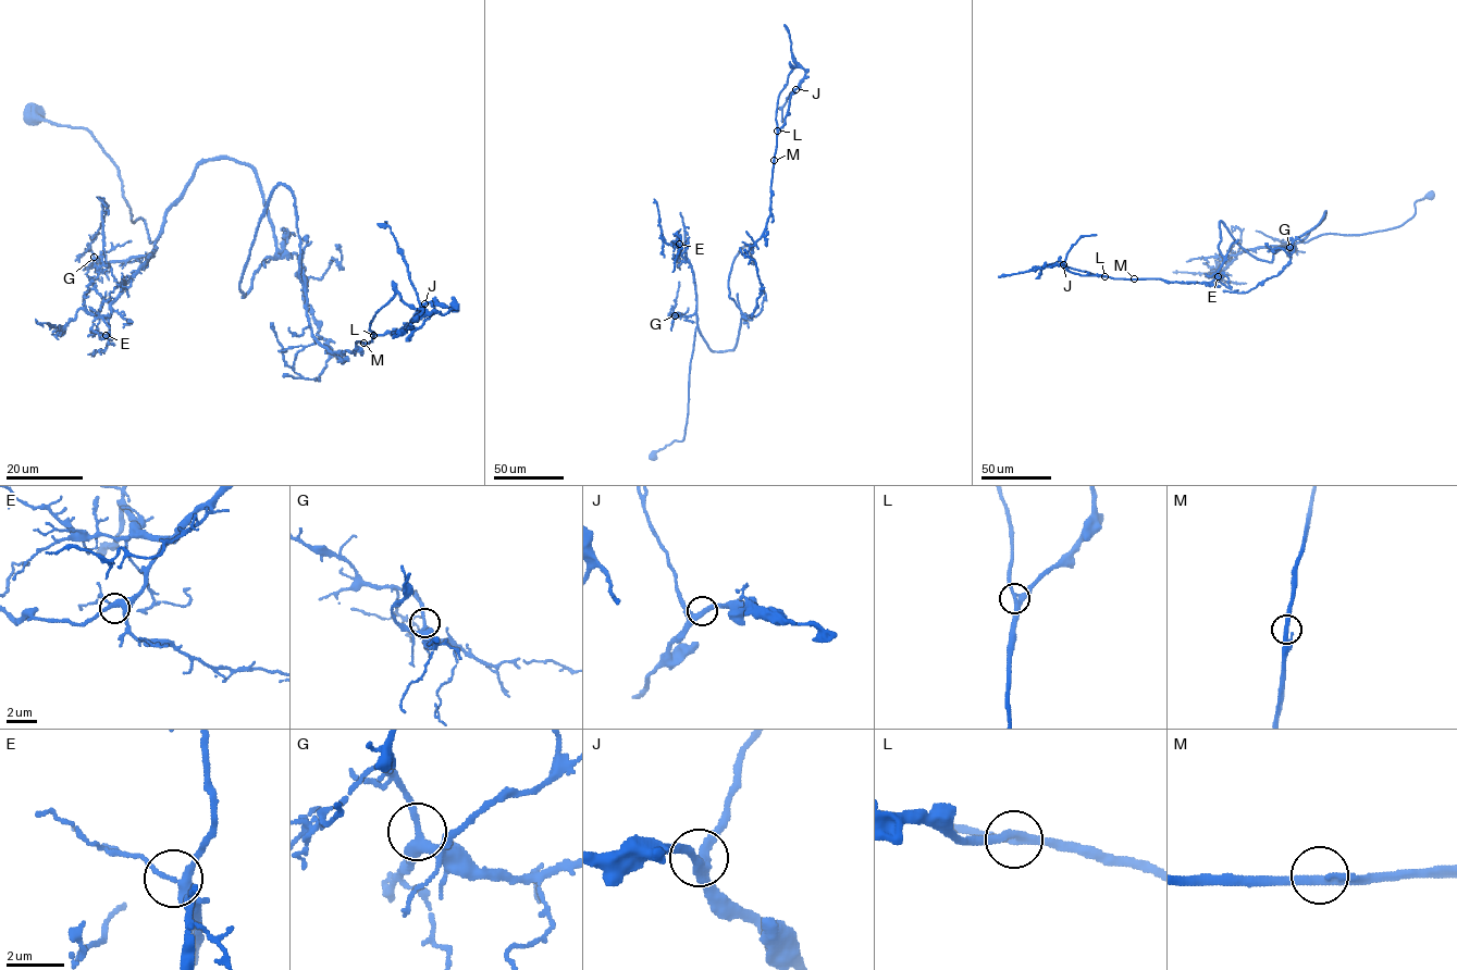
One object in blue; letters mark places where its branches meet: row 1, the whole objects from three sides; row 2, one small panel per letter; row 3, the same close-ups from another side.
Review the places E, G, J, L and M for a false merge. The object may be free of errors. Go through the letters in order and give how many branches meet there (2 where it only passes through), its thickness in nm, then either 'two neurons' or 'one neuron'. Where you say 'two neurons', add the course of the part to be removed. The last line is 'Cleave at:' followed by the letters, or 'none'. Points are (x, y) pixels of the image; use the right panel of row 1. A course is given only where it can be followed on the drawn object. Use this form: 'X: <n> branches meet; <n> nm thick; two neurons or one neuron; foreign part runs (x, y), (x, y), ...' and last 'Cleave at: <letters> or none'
E: 3 branches meet; 280 nm thick; one neuron
G: 3 branches meet; 300 nm thick; one neuron
J: 3 branches meet; 260 nm thick; one neuron
L: 3 branches meet; 260 nm thick; one neuron
M: 3 branches meet; 240 nm thick; one neuron
Cleave at: none

